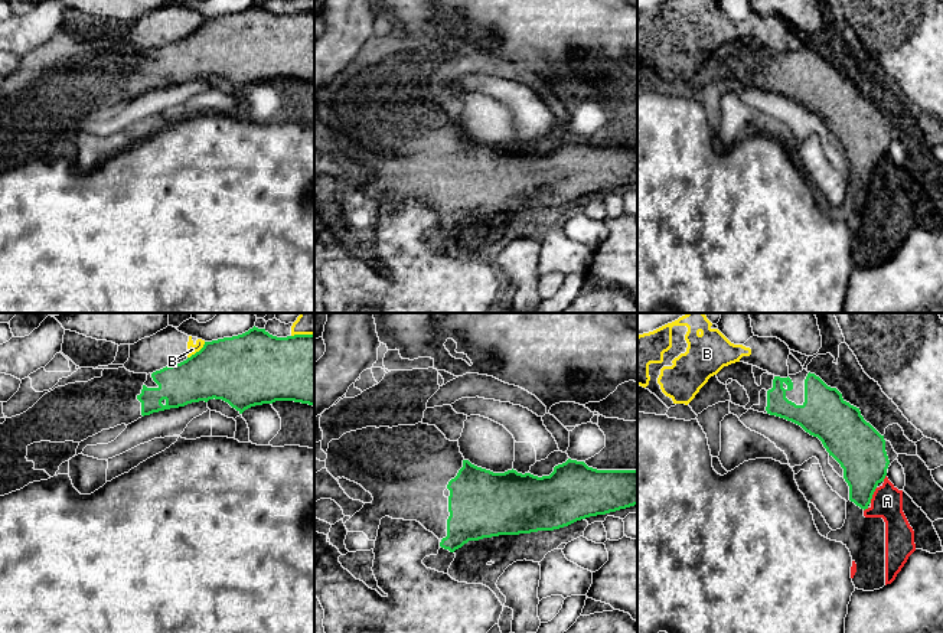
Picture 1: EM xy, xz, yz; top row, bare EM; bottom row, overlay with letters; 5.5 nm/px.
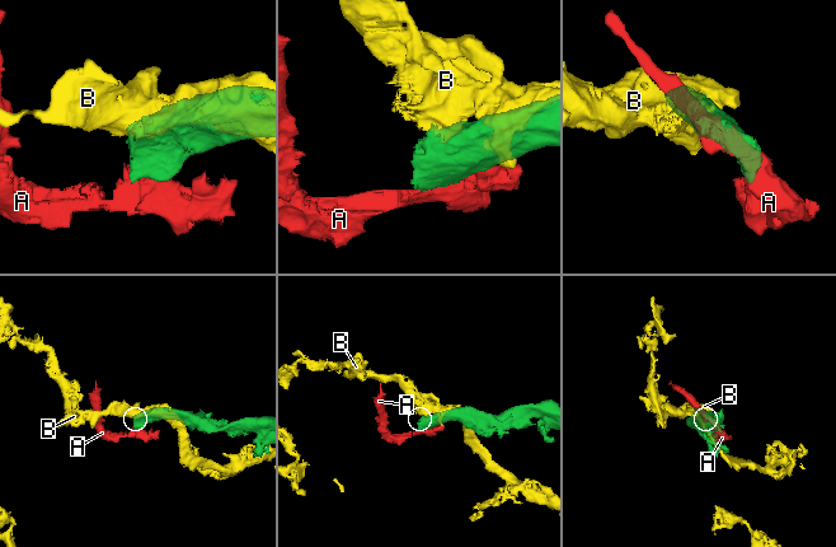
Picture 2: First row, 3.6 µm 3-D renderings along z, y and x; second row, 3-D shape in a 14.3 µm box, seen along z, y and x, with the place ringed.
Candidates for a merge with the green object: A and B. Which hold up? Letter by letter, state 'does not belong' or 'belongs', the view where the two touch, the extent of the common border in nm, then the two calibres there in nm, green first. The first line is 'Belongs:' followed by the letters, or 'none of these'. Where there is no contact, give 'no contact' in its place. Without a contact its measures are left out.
Belongs: none of these
A: does not belong; meets green in yz; contact 100 nm long; 280 nm thick on the green side, 180 nm on the other
B: does not belong; meets green in xy; contact 140 nm long; 380 nm thick on the green side, 60 nm on the other

